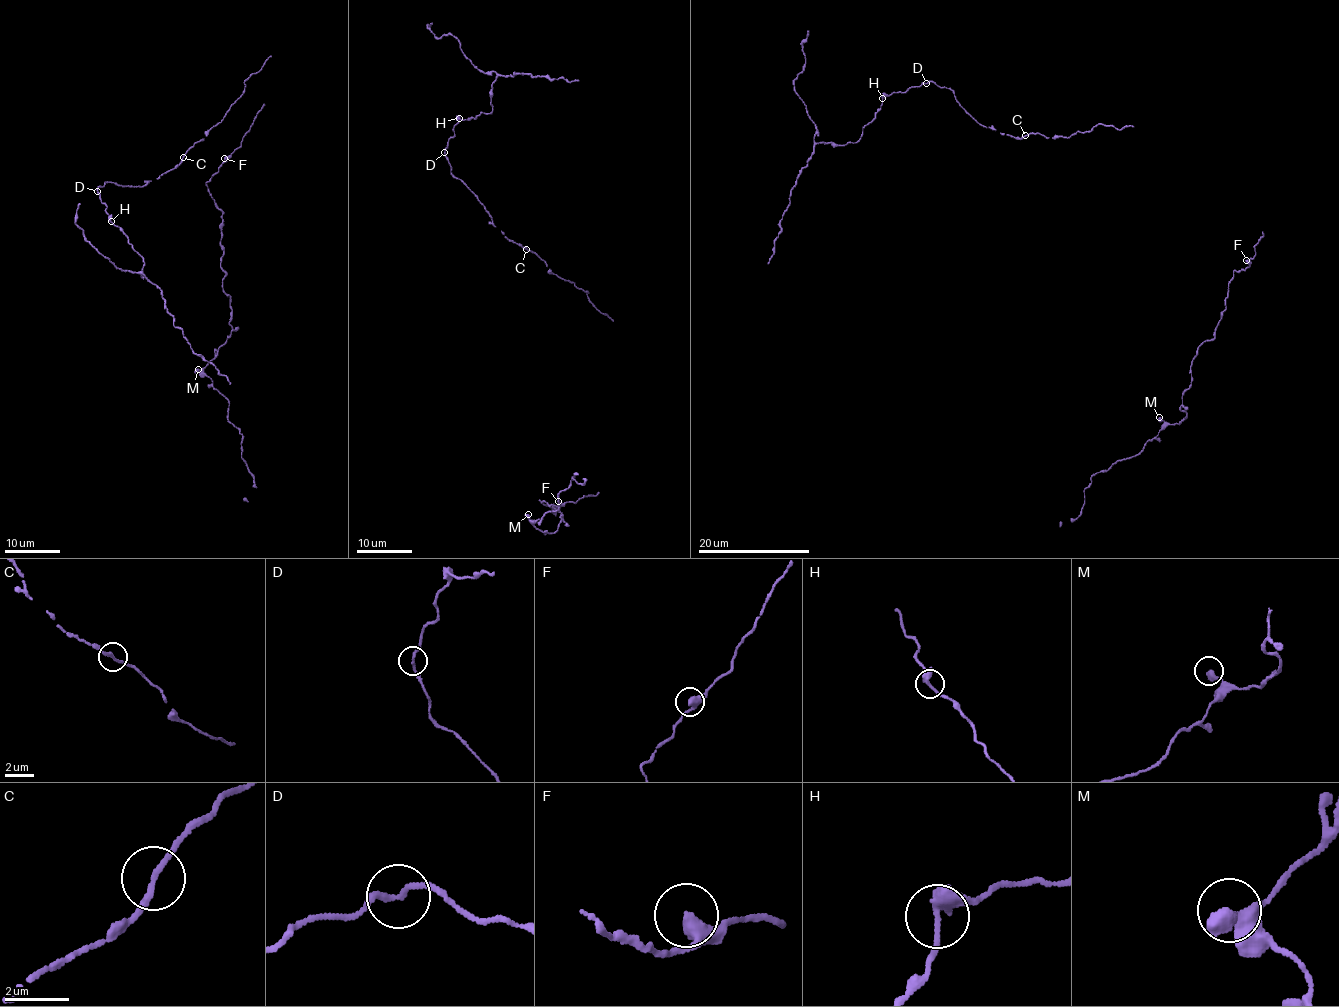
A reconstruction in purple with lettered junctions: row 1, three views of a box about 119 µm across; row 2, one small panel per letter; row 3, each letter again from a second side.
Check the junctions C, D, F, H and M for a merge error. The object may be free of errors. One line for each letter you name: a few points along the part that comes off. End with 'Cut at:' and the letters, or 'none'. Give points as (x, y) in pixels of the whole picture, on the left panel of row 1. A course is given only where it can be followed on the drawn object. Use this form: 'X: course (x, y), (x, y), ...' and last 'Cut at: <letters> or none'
H: course (110, 221), (144, 261), (142, 276), (161, 292), (173, 323), (195, 353), (224, 375), (230, 385)
Cut at: H

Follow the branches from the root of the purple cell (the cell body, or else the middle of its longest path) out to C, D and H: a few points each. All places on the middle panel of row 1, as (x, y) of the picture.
C: (612, 321), (591, 302), (588, 292), (552, 273), (538, 255), (527, 249)
D: (612, 321), (591, 302), (588, 292), (552, 273), (538, 255), (504, 236), (489, 212), (452, 173), (445, 152)
H: (612, 321), (591, 302), (588, 292), (504, 236), (453, 175), (445, 149), (458, 118)

